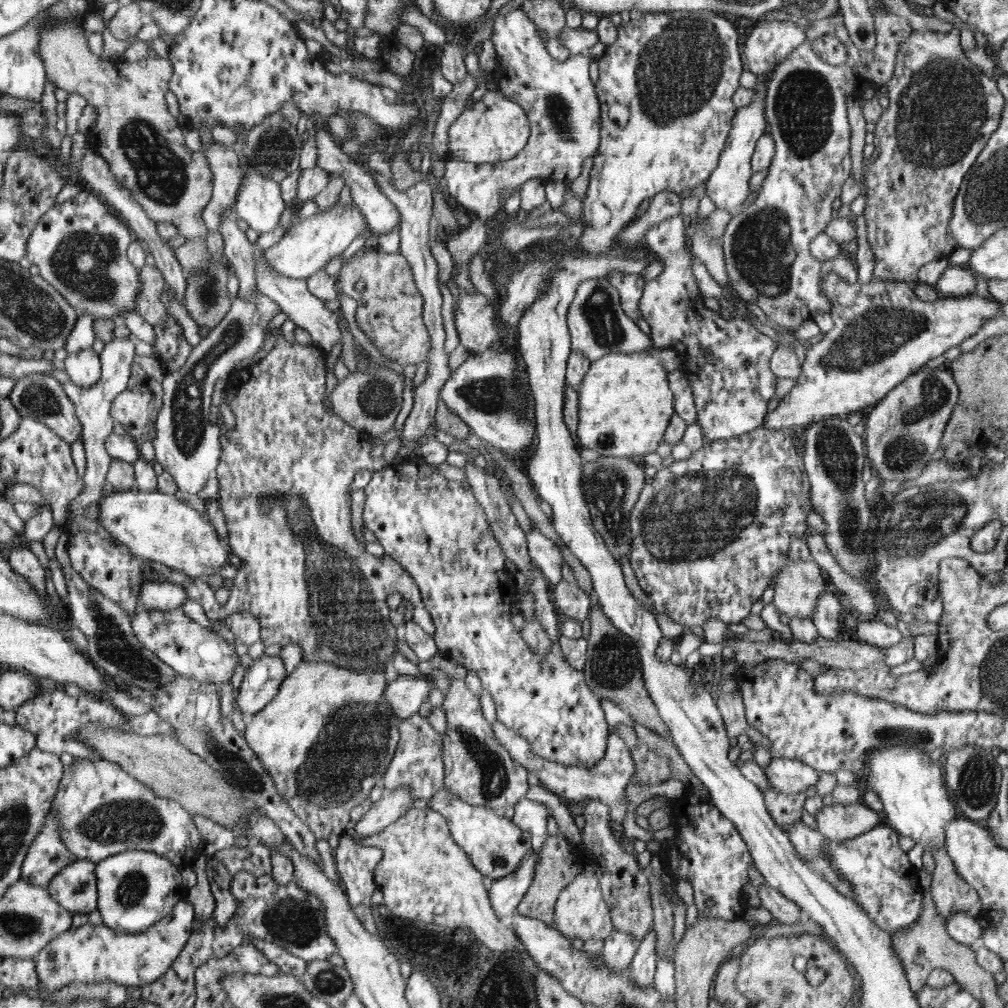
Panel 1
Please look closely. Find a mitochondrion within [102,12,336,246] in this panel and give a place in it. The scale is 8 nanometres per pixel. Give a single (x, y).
(162, 176)

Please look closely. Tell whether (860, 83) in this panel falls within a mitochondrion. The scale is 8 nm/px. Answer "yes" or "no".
no

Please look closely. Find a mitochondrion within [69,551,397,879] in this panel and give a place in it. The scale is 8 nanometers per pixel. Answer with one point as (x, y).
(350, 744)

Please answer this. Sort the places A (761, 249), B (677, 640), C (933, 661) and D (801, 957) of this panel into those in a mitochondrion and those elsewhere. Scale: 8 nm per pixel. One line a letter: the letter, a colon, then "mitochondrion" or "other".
A: mitochondrion
B: other
C: other
D: mitochondrion

